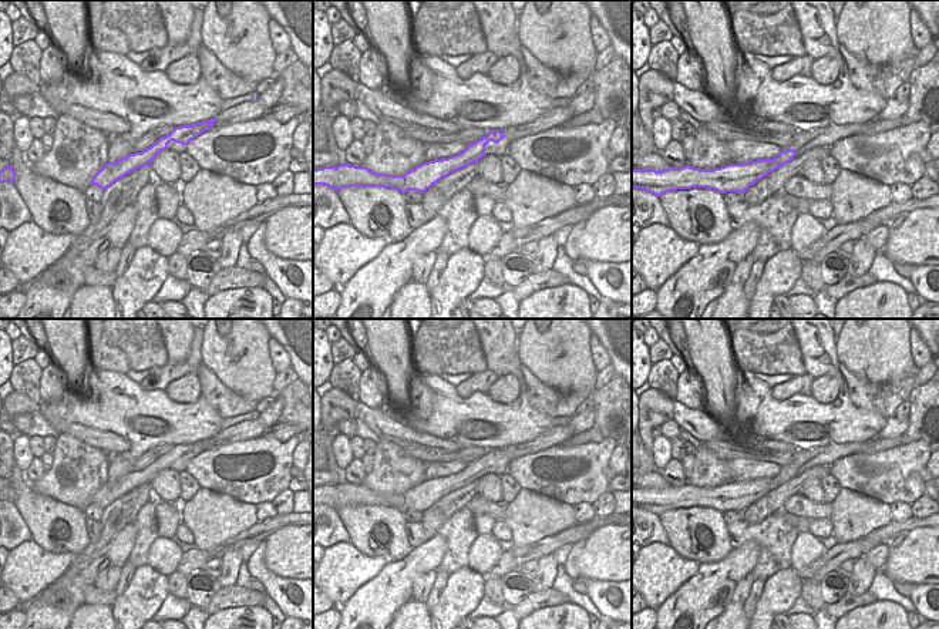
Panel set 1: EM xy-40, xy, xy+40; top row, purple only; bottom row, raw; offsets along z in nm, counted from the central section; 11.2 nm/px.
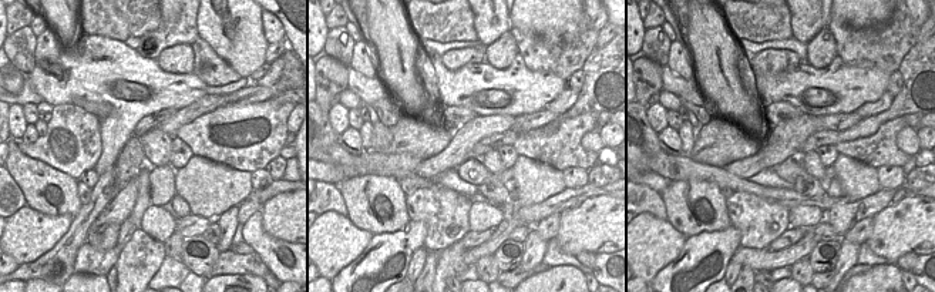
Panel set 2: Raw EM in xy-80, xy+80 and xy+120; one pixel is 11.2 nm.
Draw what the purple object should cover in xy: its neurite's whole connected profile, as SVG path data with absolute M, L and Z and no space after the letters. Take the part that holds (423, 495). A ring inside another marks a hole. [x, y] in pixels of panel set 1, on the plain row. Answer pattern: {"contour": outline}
{"contour": "M491 448L485 455L470 462L462 471L423 481L404 494L377 492L367 485L356 485L347 481L337 485L313 488L313 504L324 504L334 509L350 505L383 505L397 508L401 512L417 509L424 512L442 497L461 487L465 487L482 475L489 460L499 462L505 457L499 448Z"}

